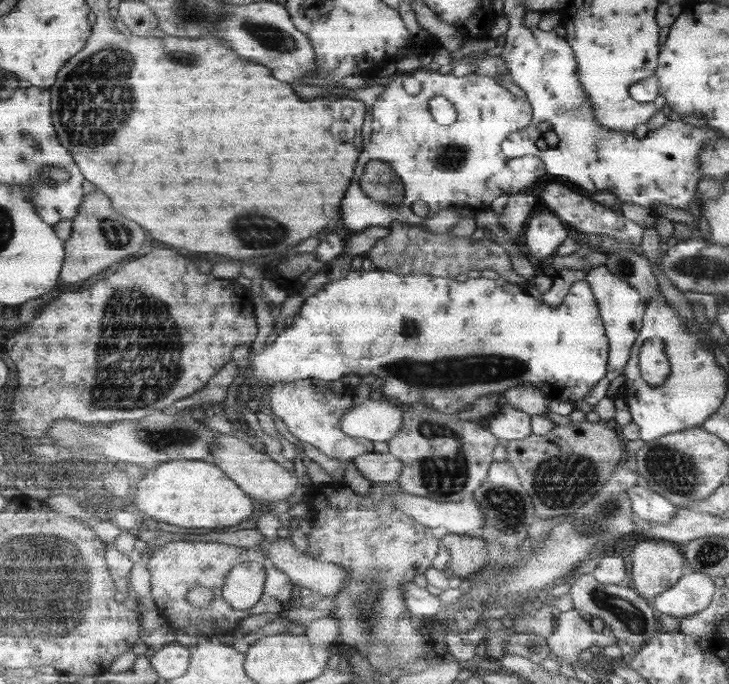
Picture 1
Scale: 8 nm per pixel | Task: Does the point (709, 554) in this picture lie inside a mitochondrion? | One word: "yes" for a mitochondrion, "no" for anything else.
yes

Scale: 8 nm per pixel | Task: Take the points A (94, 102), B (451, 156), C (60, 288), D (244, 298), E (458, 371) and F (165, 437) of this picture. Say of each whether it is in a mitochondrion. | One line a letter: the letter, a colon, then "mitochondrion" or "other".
A: mitochondrion
B: mitochondrion
C: other
D: other
E: mitochondrion
F: mitochondrion

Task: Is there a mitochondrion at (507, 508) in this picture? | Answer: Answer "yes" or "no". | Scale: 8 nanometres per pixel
yes

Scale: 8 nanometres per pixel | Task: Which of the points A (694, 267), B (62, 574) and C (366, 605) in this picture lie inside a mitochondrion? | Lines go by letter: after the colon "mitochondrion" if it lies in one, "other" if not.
A: mitochondrion
B: mitochondrion
C: mitochondrion

